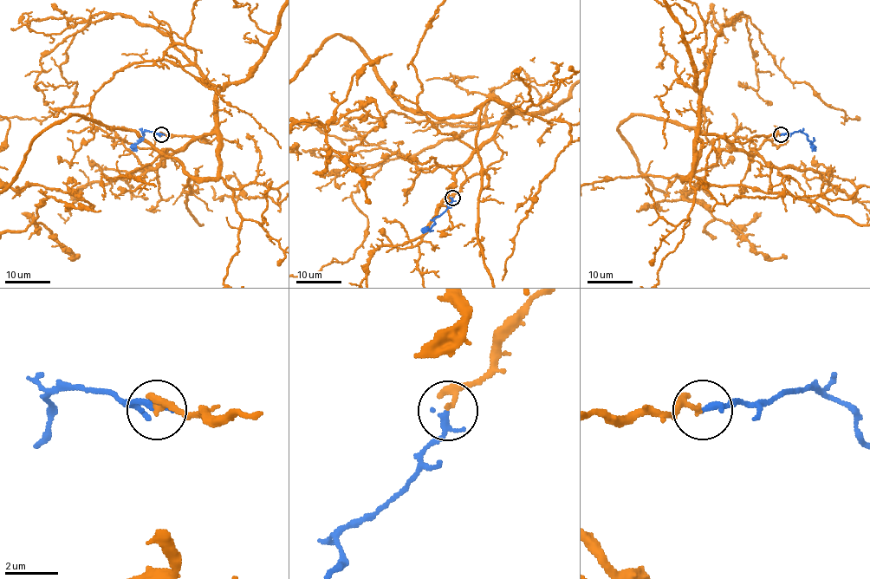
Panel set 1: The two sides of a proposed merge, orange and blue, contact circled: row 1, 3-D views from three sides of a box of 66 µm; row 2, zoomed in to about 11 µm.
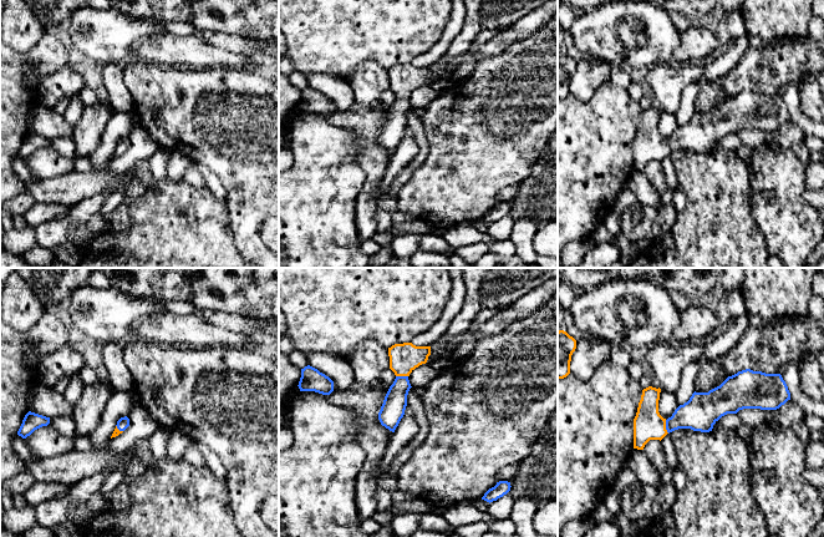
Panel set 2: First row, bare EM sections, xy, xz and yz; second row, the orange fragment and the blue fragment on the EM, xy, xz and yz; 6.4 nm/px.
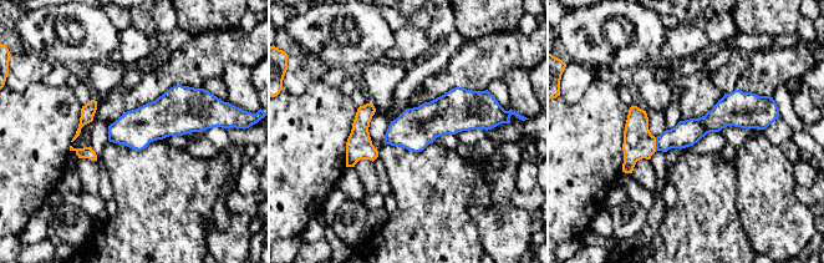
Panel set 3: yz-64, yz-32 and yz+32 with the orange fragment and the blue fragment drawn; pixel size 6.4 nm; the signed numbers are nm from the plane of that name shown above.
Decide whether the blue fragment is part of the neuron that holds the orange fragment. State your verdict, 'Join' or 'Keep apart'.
Join

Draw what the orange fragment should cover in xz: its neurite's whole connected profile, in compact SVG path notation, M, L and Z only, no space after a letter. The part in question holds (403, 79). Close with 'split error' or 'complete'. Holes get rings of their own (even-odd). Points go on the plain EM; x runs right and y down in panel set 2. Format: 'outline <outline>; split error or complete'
outline M412 64L395 65L388 69L390 90L396 100L390 107L378 141L382 147L395 153L407 127L407 116L412 108L408 101L410 95L422 85L426 85L431 76L431 67L416 67Z; split error

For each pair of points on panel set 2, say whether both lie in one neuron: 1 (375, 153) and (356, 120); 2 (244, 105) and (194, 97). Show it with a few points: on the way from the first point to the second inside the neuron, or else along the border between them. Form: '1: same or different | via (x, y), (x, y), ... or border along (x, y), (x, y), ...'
1: same | via (370, 145), (369, 132), (365, 128)
2: same | via (232, 105), (207, 105)

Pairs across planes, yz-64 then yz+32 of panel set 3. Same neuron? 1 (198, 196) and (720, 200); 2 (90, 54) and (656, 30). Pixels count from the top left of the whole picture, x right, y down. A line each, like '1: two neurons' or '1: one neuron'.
1: one neuron
2: one neuron

